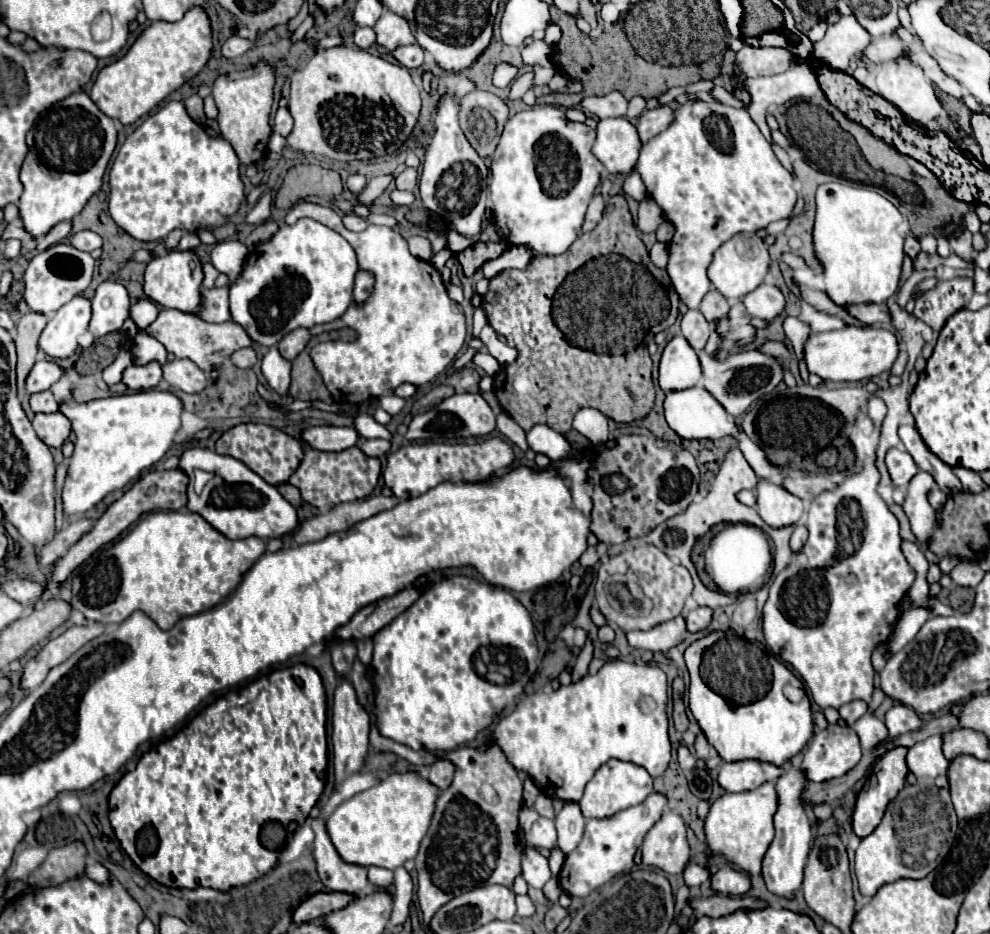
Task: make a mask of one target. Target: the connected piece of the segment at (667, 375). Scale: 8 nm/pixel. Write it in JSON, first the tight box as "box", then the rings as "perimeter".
{"box":[659,334,701,392],"perimeter":[[[677,334],[669,340],[663,350],[659,364],[659,384],[665,392],[685,390],[701,380],[701,366],[695,350],[689,346],[687,338]]]}

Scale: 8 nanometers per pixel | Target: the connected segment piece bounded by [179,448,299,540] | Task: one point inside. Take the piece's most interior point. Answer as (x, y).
(236, 501)

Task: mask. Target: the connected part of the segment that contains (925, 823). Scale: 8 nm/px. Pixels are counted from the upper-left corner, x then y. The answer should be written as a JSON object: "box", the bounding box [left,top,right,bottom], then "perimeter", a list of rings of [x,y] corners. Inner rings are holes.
{"box":[855,784,957,896],"perimeter":[[[907,784],[895,800],[887,806],[887,812],[881,820],[881,824],[861,840],[857,852],[855,852],[855,876],[859,882],[859,892],[863,896],[875,896],[875,892],[889,882],[895,882],[899,878],[925,878],[941,858],[947,856],[957,832],[957,816],[951,804],[951,796],[947,788],[937,788],[935,784]]]}

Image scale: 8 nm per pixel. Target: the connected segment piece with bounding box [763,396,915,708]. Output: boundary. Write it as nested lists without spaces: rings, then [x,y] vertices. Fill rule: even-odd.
[[[873,396],[867,402],[865,412],[875,424],[873,434],[867,436],[857,428],[849,434],[861,470],[845,482],[841,482],[835,490],[819,494],[811,502],[807,514],[809,538],[803,544],[803,548],[793,554],[791,564],[777,574],[769,588],[769,598],[763,606],[765,642],[769,644],[773,654],[777,654],[783,662],[793,666],[793,670],[801,676],[807,690],[811,692],[815,704],[819,704],[821,708],[839,708],[853,700],[871,702],[875,684],[871,652],[877,644],[889,640],[895,628],[895,620],[899,618],[899,602],[915,580],[915,572],[901,552],[899,522],[887,508],[885,500],[877,494],[879,472],[873,460],[879,442],[879,428],[887,408],[881,398]],[[849,574],[855,574],[857,582],[849,582]]]

